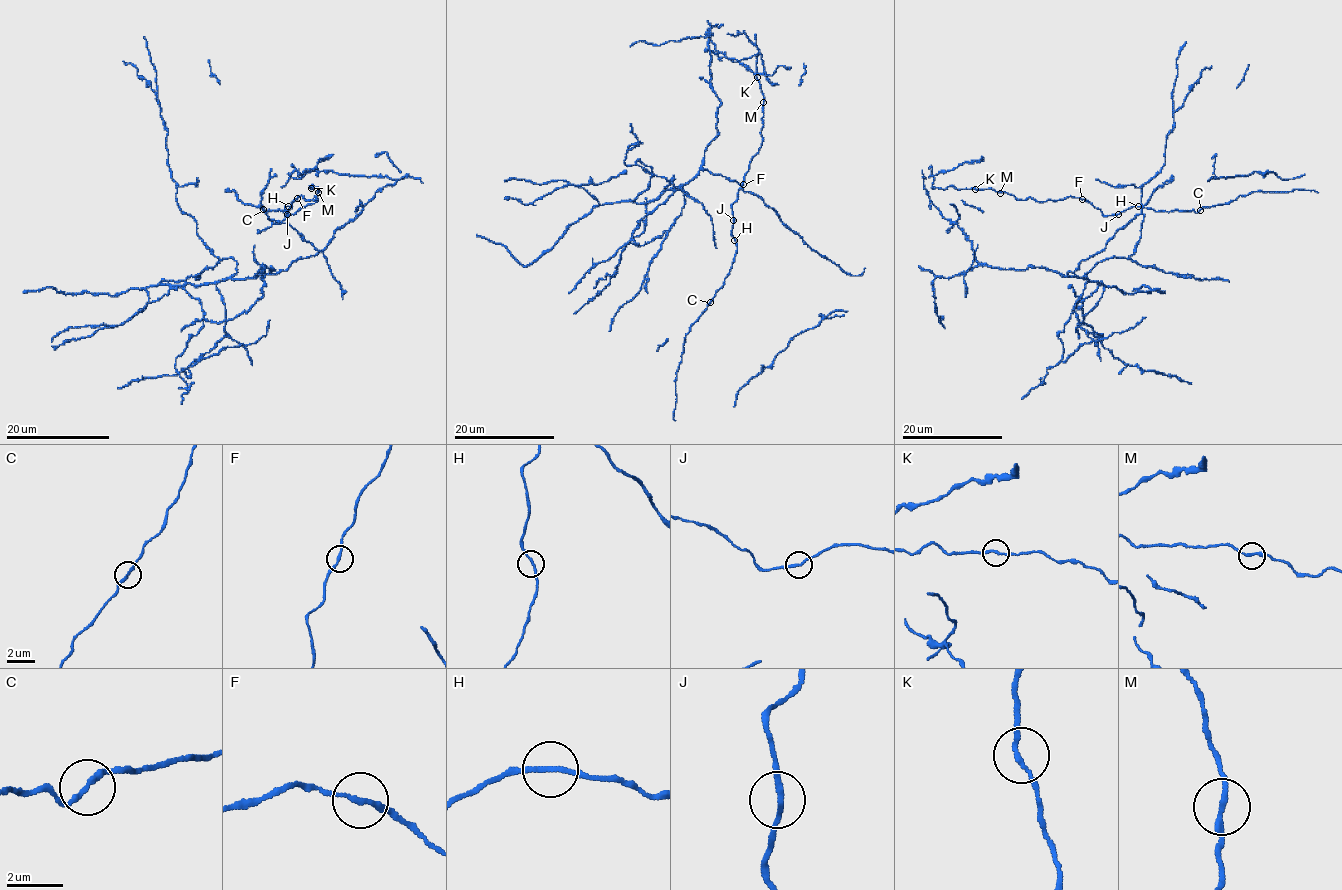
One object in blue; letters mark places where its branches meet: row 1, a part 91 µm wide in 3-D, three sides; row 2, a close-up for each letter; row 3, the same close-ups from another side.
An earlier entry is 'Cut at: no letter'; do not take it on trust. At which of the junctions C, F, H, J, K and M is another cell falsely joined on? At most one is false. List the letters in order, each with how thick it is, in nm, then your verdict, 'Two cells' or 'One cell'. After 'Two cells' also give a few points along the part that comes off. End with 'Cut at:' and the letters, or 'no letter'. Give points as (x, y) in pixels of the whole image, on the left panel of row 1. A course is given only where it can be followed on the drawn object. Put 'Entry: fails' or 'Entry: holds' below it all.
C: Thickness 200 nm. Two cells
F: Thickness 170 nm. One cell
H: Thickness 160 nm. One cell
J: Thickness 190 nm. One cell
K: Thickness 160 nm. One cell
M: Thickness 200 nm. One cell
Cut at: C
Entry: fails

